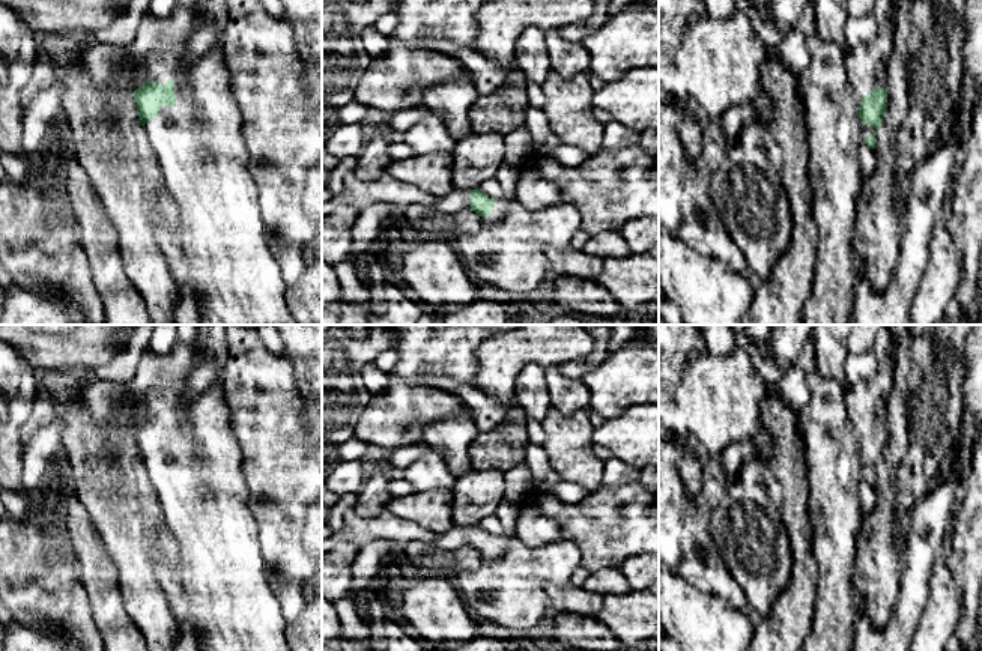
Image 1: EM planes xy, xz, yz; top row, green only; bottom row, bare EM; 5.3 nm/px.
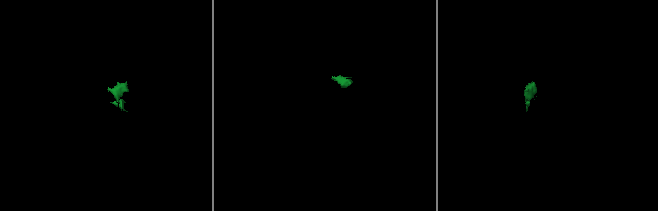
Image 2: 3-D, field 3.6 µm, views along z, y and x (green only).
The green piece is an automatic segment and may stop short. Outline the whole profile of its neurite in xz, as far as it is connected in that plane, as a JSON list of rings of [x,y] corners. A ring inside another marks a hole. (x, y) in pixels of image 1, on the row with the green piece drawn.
[[[478,188],[472,191],[453,189],[436,201],[436,209],[444,213],[472,209],[478,213],[478,229],[457,236],[453,245],[477,283],[511,292],[535,290],[543,286],[550,272],[546,250],[568,247],[573,235],[580,229],[580,213],[570,203],[528,210],[516,198],[493,198]]]

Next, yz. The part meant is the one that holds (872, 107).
[[[860,45],[845,57],[845,68],[860,101],[862,141],[874,149],[887,107],[887,66],[875,47]]]

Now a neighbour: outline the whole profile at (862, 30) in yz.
[[[874,12],[860,18],[850,17],[844,29],[848,50],[853,51],[860,45],[868,45],[877,36],[877,32],[878,24]]]

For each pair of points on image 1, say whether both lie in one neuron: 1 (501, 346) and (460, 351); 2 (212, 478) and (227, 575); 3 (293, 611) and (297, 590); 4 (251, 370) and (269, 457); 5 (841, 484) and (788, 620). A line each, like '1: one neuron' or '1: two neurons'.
1: two neurons
2: one neuron
3: one neuron
4: one neuron
5: two neurons

